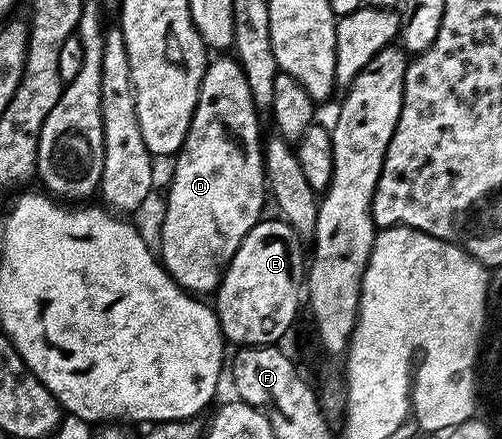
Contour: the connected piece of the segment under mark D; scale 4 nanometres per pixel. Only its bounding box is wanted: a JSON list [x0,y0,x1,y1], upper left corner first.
[159,57,267,297]

